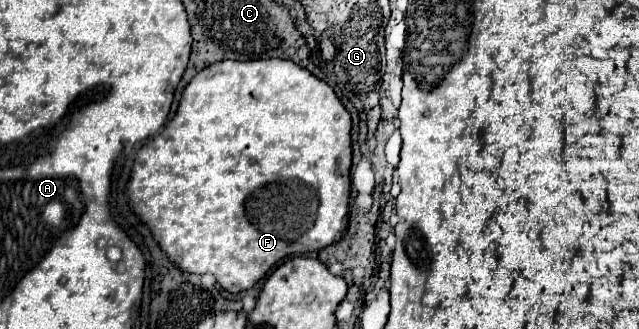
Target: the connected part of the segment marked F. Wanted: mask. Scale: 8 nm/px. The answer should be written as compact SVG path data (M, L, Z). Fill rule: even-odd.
M222 60L200 70L190 84L184 88L176 116L152 136L134 158L130 182L126 184L126 196L130 210L150 228L154 240L168 256L168 260L188 274L214 274L218 284L226 292L244 292L250 290L266 272L276 266L280 260L292 254L306 254L314 250L322 250L334 242L338 242L348 226L348 200L350 200L350 162L352 162L352 146L350 146L350 114L336 98L334 90L312 76L308 70L300 68L290 60L248 60L234 62Z

